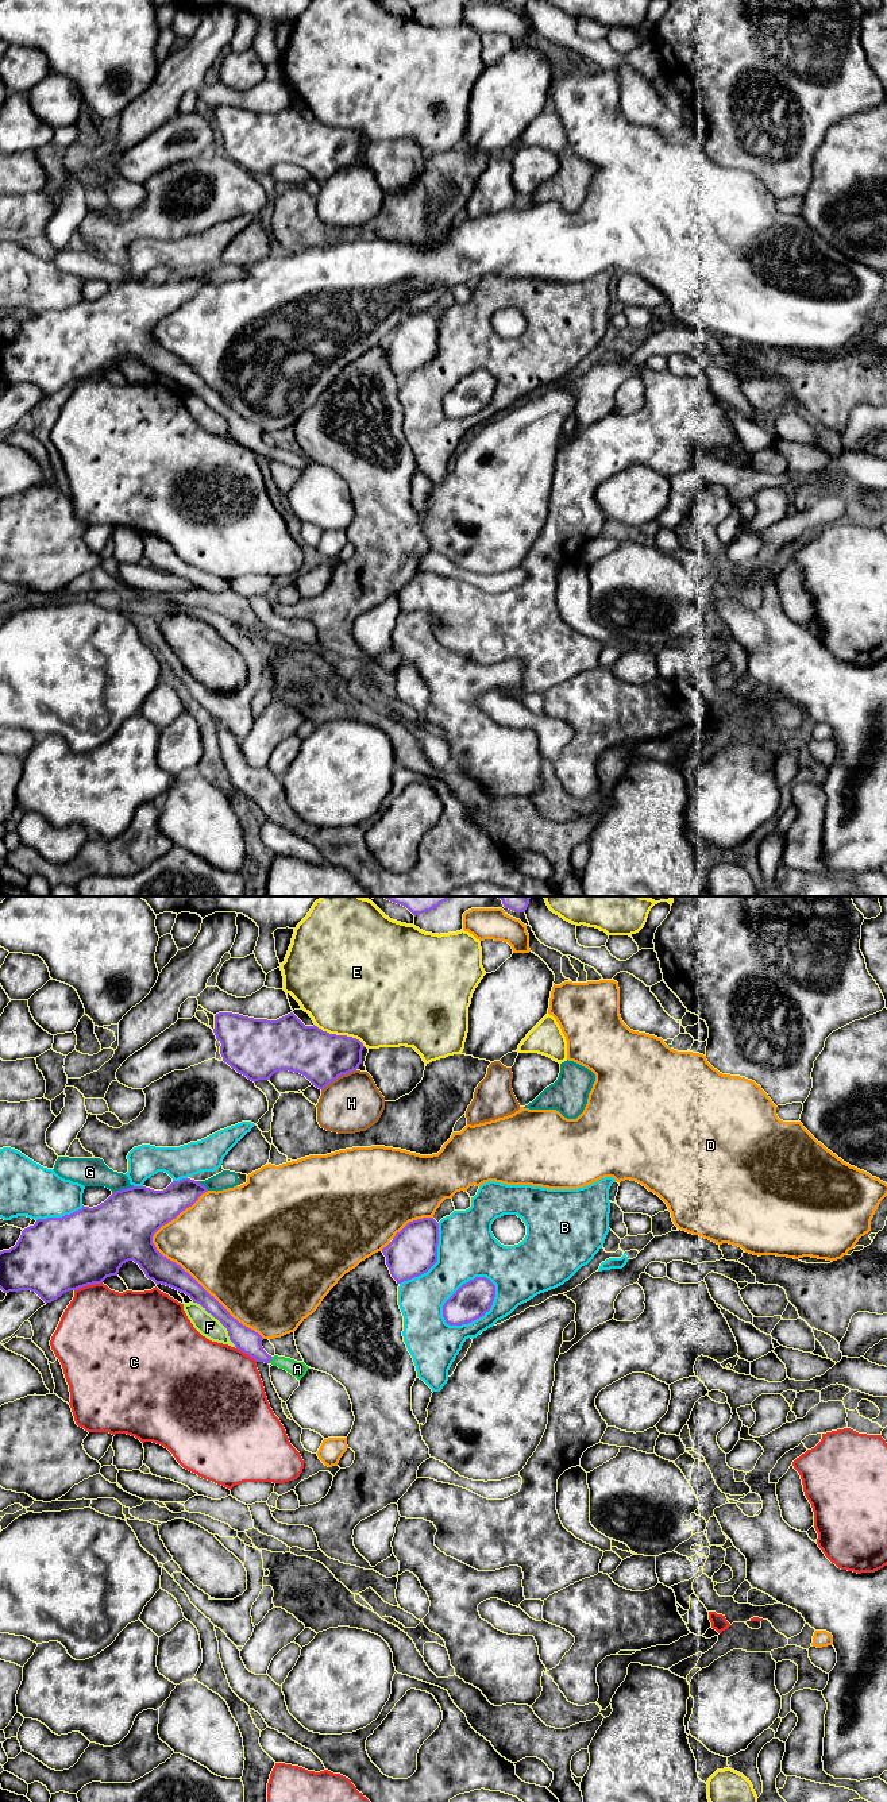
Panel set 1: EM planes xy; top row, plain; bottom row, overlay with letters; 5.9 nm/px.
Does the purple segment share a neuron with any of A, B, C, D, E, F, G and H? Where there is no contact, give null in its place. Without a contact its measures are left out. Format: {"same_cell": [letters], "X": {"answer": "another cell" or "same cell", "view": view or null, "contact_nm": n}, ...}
{"same_cell": ["A"], "A": {"answer": "same cell", "view": "xy", "contact_nm": 40}, "B": {"answer": "another cell", "view": "xy", "contact_nm": 380}, "C": {"answer": "another cell", "view": "xy", "contact_nm": 180}, "D": {"answer": "another cell", "view": "xy", "contact_nm": 950}, "E": {"answer": "another cell", "view": "xy", "contact_nm": 340}, "F": {"answer": "another cell", "view": "xy", "contact_nm": 380}, "G": {"answer": "another cell", "view": "xy", "contact_nm": 130}, "H": {"answer": "another cell", "view": "xy", "contact_nm": 240}}

